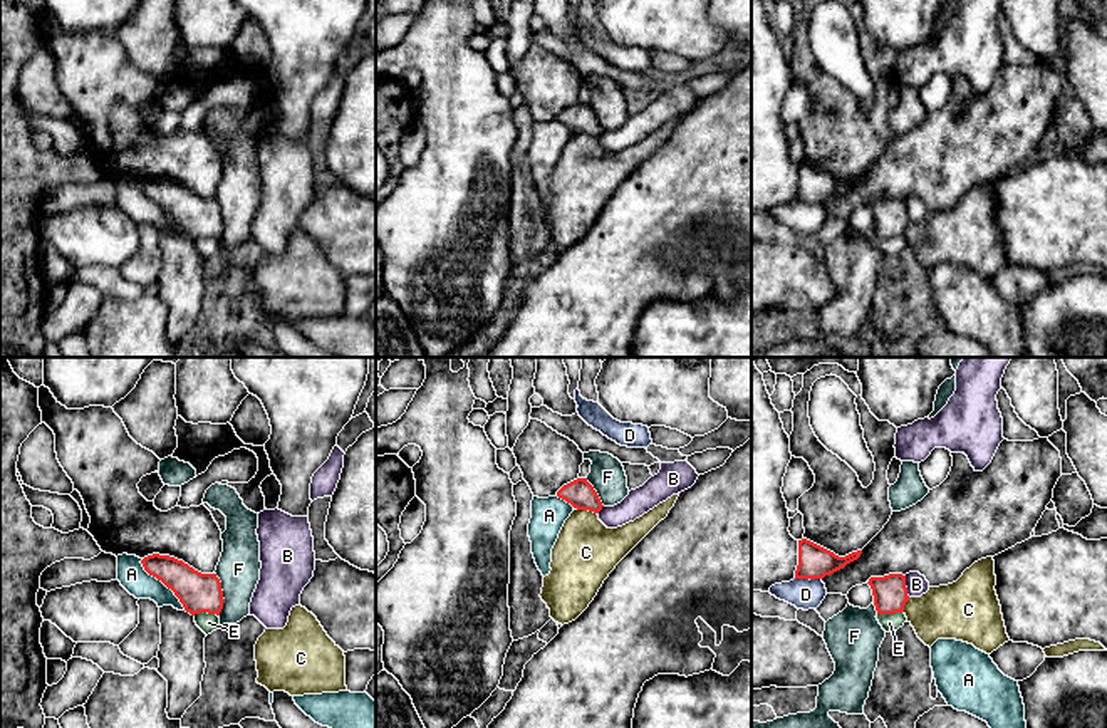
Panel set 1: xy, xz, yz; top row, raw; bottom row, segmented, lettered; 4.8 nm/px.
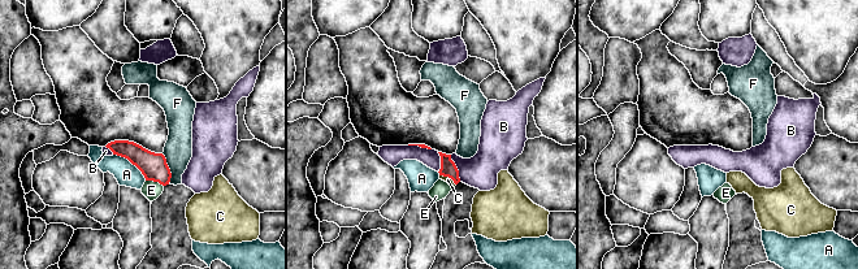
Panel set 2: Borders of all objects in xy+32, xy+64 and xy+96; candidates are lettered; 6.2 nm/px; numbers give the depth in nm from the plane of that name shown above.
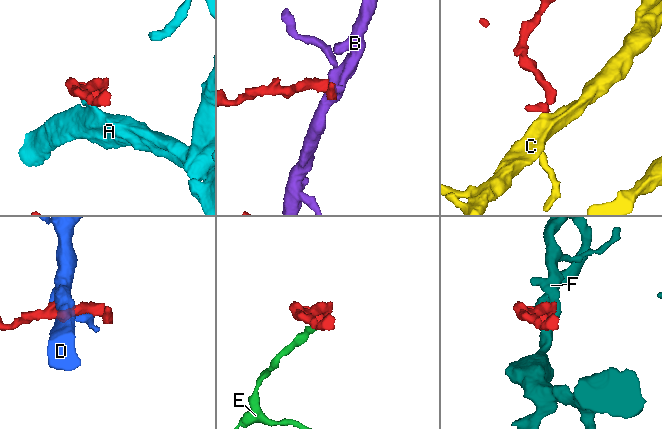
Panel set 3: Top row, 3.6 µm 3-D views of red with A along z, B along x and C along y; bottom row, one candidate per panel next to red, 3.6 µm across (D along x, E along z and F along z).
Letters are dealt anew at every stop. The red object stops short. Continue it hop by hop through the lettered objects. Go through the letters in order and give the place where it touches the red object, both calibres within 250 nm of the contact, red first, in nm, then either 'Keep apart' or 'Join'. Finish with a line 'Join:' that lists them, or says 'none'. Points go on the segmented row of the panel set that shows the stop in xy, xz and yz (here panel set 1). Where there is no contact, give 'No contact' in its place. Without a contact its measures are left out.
A: Touches red at xy (163, 582). Thickness 190 nm (red) against 140 nm. Keep apart
B: Touches red at yz (904, 586). Thickness 160 nm (red) against 100 nm. Keep apart
C: Touches red at xz (587, 509). Thickness 140 nm (red) against 300 nm. Keep apart
D: Touches red at yz (809, 577). Thickness 160 nm (red) against 150 nm. Keep apart
E: Touches red at yz (889, 613). Thickness 160 nm (red) against 90 nm. Keep apart
F: Touches red at xy (222, 594). Thickness 190 nm (red) against 200 nm. Keep apart
Join: none

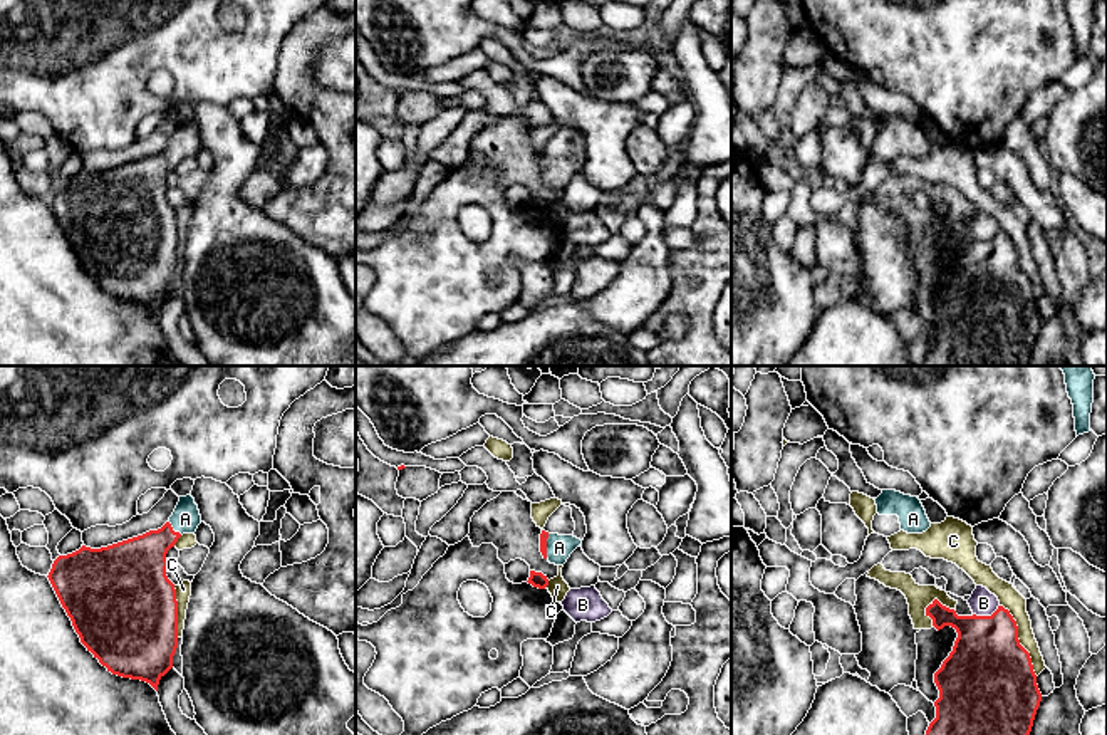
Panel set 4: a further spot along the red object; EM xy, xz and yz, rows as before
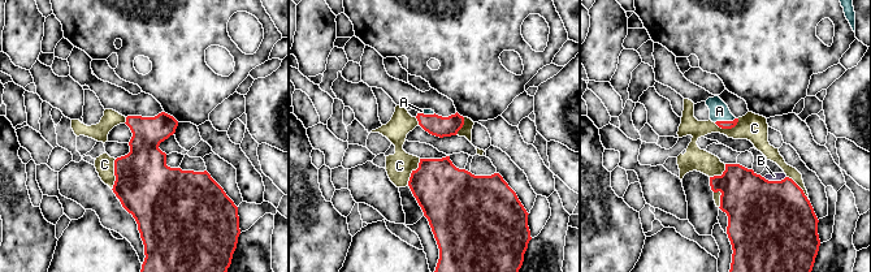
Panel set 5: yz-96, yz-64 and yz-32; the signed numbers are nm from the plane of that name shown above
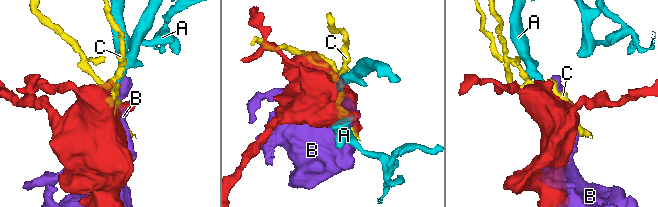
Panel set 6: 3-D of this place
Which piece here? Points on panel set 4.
A: Touches red at xz (545, 546). Thickness 50 nm (red) against 130 nm. Join
B: Touches red at yz (987, 616). Thickness 380 nm (red) against 120 nm. Keep apart
C: Touches red at yz (1018, 640). Thickness 440 nm (red) against 100 nm. Keep apart
Join: A

